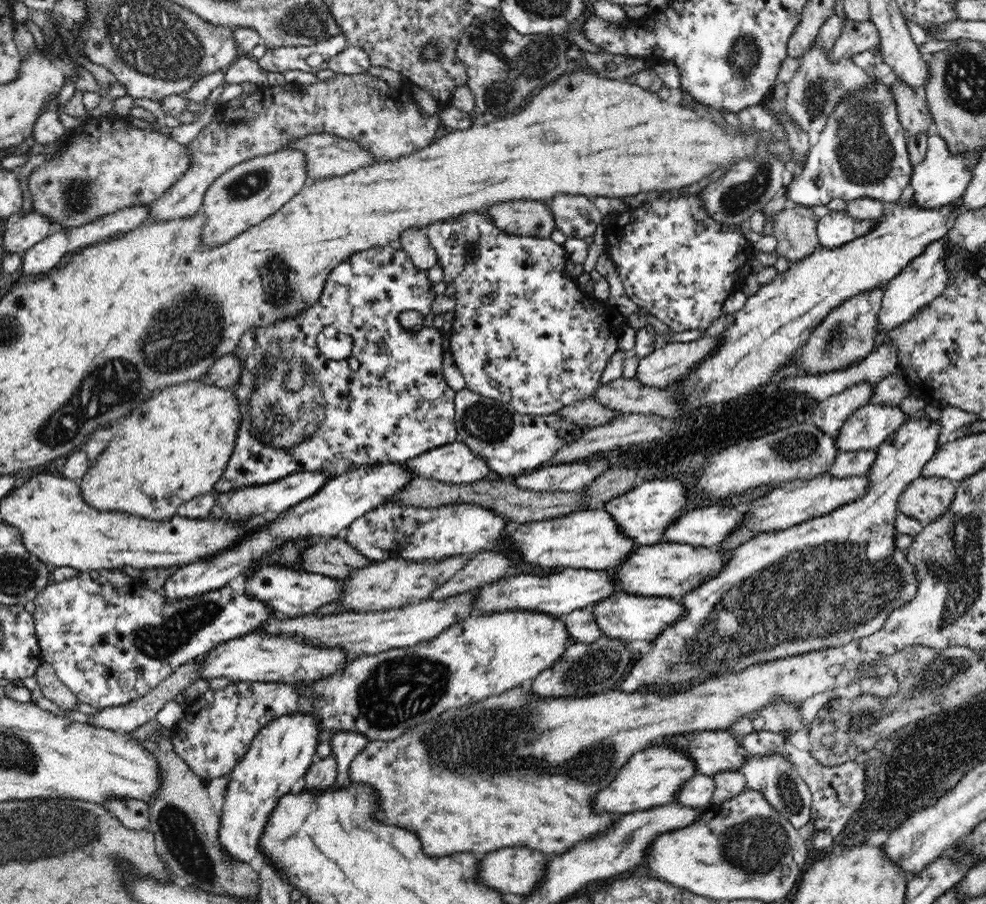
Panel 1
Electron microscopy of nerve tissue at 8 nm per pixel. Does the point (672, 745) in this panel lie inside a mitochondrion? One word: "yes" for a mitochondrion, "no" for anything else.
no

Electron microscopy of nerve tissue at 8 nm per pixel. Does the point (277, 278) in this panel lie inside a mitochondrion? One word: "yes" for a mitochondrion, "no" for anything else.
yes

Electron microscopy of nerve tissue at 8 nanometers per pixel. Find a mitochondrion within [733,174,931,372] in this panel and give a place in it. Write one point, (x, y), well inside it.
(837, 336)

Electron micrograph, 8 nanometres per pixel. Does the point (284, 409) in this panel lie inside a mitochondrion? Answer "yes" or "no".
yes

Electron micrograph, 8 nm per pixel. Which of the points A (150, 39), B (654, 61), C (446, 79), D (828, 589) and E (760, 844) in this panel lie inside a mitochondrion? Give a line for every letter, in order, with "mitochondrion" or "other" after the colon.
A: mitochondrion
B: other
C: other
D: mitochondrion
E: mitochondrion

